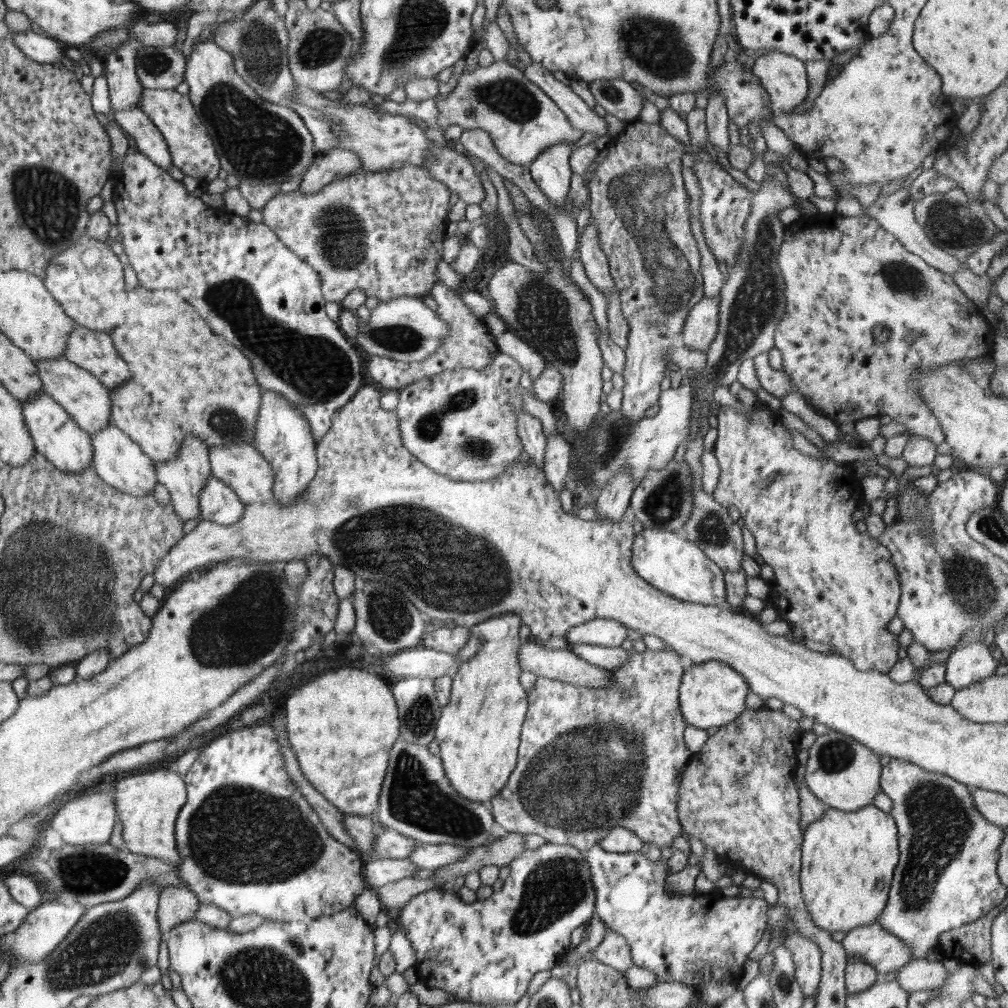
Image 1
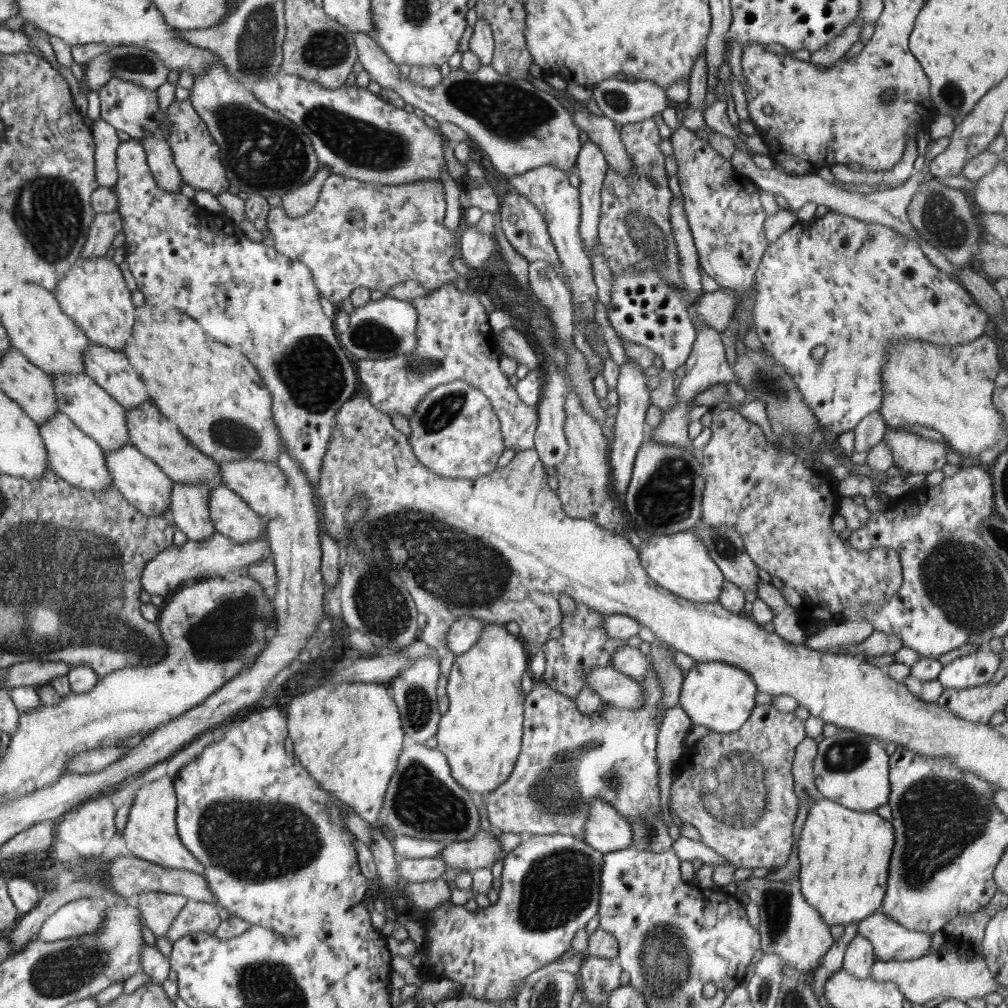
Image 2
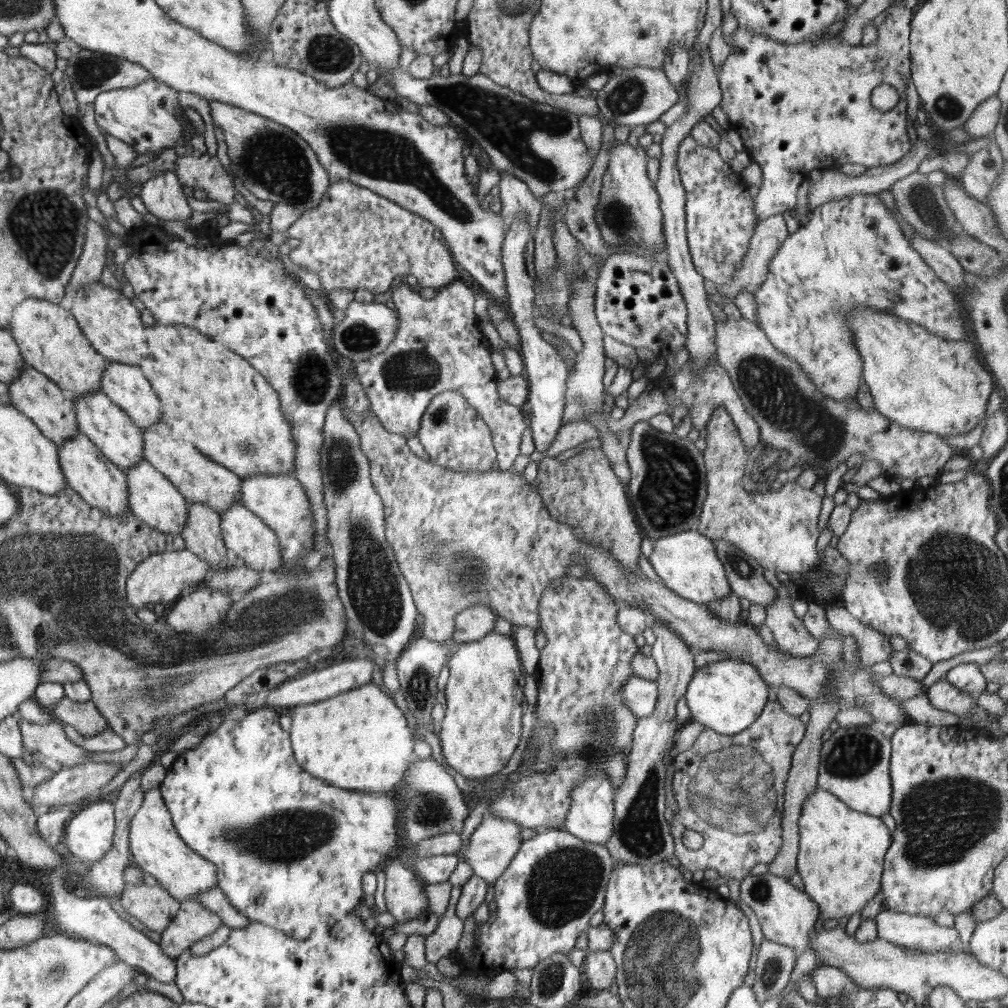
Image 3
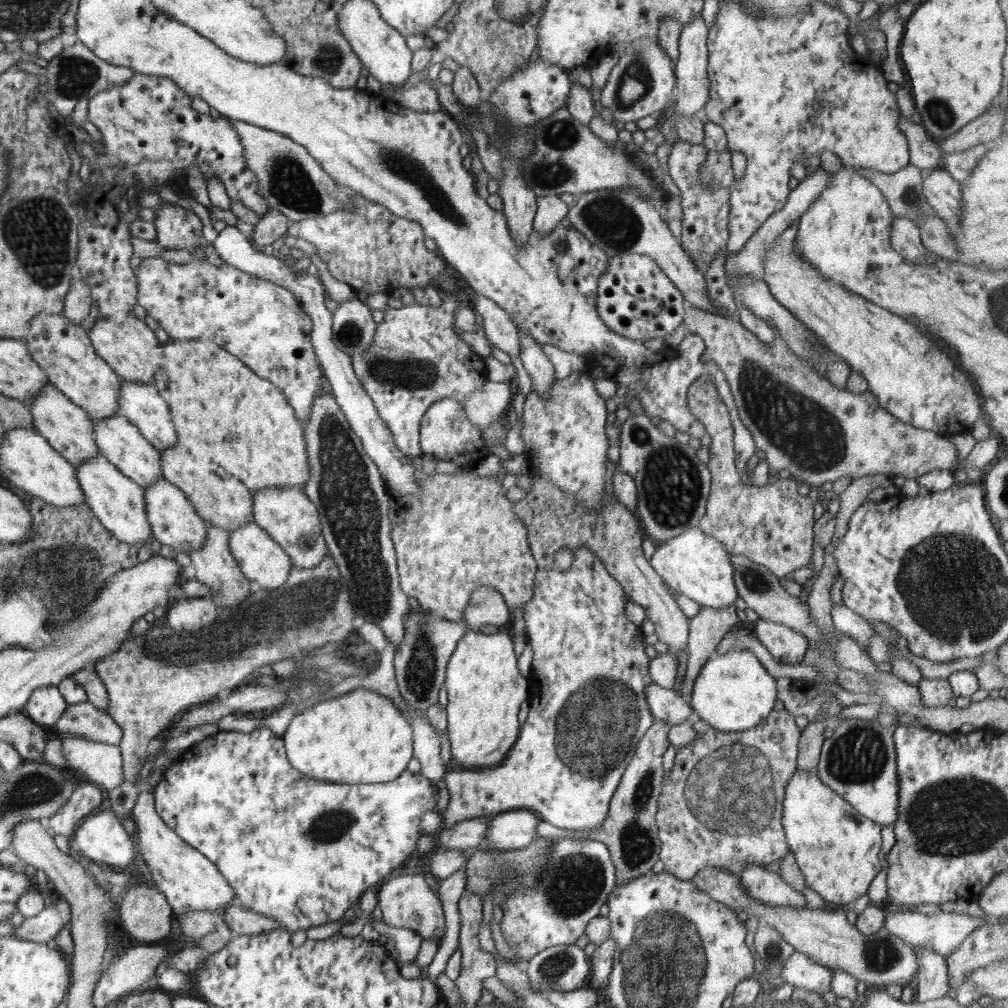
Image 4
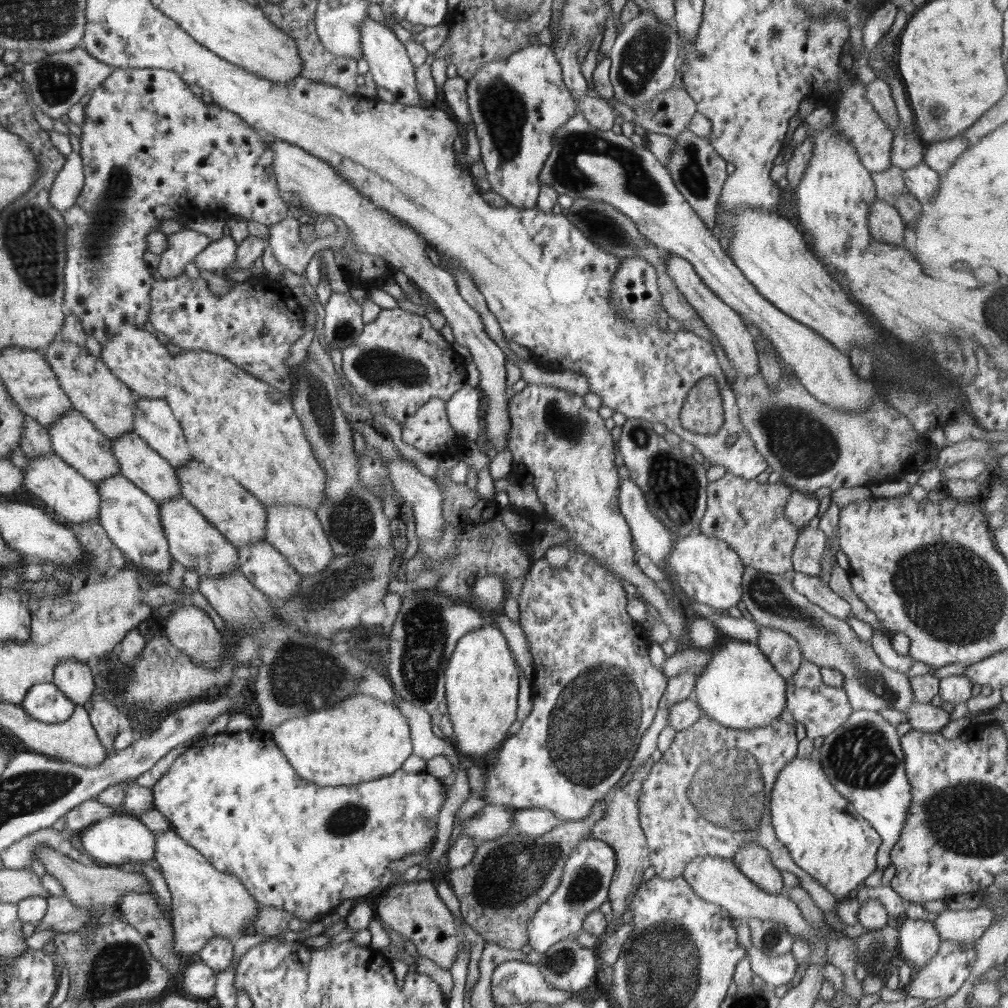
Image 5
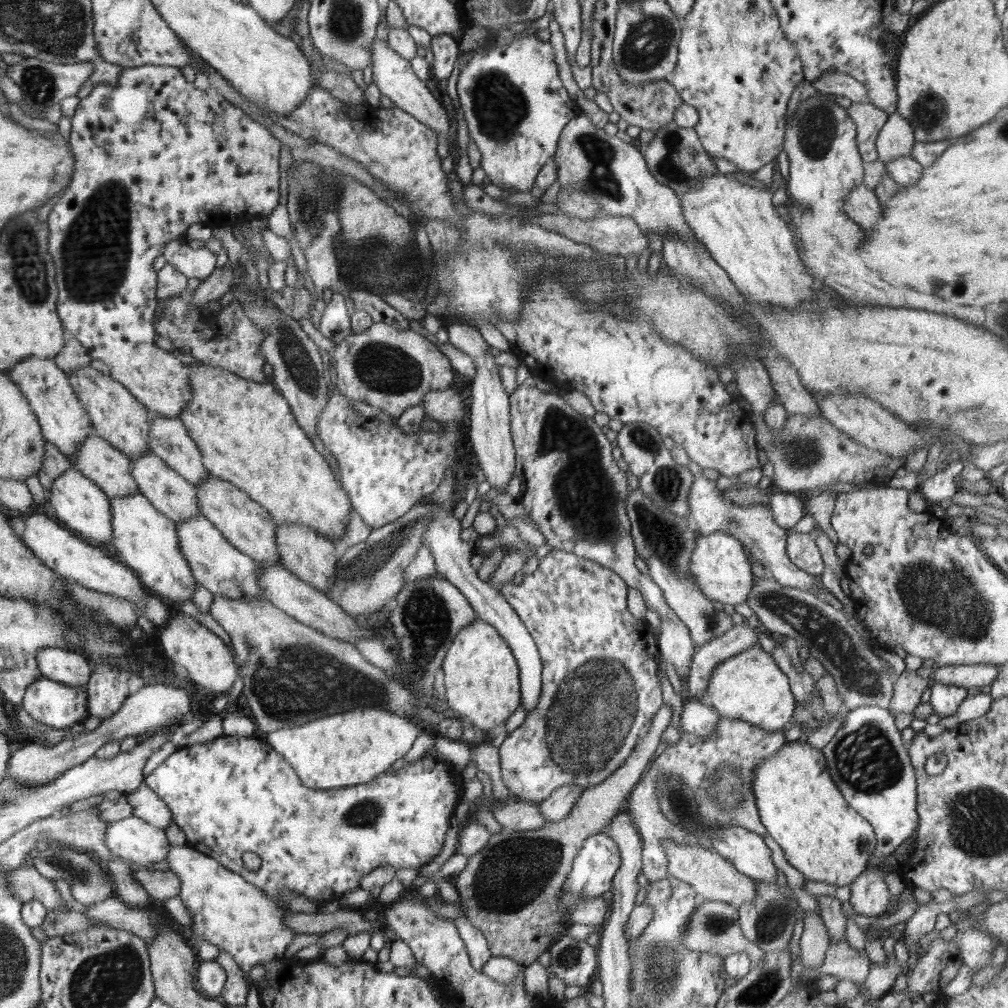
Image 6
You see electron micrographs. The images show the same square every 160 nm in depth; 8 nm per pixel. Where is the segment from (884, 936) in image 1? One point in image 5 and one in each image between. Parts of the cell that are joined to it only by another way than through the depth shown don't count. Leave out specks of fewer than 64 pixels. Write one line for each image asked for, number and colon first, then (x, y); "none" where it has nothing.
2: (891, 941)
3: (920, 933)
4: (943, 932)
5: (961, 926)

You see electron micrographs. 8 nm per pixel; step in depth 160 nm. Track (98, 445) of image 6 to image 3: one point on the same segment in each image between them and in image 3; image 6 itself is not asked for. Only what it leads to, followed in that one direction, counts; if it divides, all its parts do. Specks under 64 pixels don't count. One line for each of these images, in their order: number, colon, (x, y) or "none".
3: (53, 411)
4: (68, 427)
5: (74, 437)

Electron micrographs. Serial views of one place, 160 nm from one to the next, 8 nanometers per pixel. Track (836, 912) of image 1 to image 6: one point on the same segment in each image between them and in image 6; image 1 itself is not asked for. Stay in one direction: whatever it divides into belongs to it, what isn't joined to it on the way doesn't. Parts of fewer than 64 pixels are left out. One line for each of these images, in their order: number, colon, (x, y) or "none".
2: (844, 855)
3: (841, 854)
4: (838, 850)
5: (825, 835)
6: (821, 835)

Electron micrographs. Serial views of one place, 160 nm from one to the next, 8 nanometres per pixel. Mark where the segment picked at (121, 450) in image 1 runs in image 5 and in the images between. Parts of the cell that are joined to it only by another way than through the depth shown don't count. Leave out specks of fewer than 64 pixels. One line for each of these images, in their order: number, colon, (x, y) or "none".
2: (144, 483)
3: (153, 498)
4: (175, 522)
5: (194, 541)

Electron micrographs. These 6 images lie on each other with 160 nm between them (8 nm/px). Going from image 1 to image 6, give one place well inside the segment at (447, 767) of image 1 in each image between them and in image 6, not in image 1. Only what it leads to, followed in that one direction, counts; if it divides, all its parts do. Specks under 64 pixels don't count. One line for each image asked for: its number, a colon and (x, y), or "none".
2: (481, 733)
3: (481, 728)
4: (485, 688)
5: (482, 678)
6: (481, 676)

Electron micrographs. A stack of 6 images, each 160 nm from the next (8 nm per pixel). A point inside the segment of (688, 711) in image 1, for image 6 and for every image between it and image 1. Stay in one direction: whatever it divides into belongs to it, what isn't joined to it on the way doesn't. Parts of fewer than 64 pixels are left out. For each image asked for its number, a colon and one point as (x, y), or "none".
2: (720, 696)
3: (727, 696)
4: (733, 692)
5: (739, 688)
6: (749, 686)

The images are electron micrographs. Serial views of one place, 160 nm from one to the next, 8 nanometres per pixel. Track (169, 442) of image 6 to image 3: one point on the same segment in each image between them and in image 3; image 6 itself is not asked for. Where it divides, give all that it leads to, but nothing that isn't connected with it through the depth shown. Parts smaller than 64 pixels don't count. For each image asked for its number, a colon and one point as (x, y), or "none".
3: (125, 385)
4: (140, 402)
5: (158, 425)

